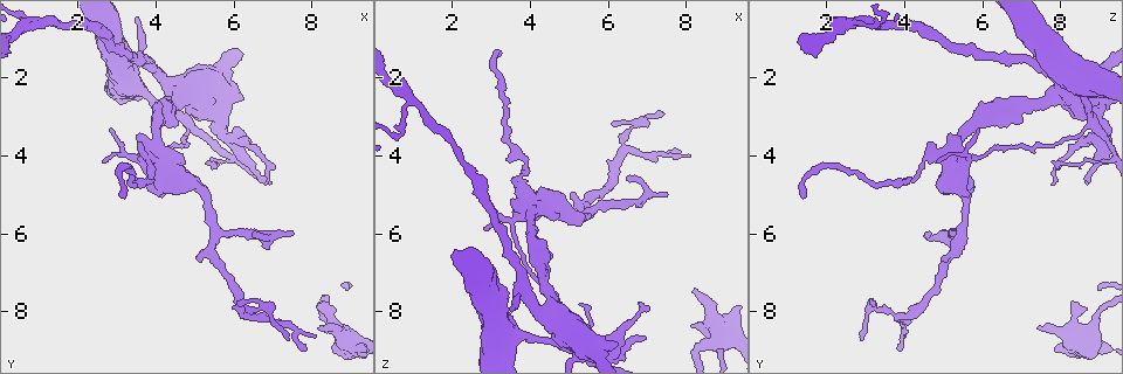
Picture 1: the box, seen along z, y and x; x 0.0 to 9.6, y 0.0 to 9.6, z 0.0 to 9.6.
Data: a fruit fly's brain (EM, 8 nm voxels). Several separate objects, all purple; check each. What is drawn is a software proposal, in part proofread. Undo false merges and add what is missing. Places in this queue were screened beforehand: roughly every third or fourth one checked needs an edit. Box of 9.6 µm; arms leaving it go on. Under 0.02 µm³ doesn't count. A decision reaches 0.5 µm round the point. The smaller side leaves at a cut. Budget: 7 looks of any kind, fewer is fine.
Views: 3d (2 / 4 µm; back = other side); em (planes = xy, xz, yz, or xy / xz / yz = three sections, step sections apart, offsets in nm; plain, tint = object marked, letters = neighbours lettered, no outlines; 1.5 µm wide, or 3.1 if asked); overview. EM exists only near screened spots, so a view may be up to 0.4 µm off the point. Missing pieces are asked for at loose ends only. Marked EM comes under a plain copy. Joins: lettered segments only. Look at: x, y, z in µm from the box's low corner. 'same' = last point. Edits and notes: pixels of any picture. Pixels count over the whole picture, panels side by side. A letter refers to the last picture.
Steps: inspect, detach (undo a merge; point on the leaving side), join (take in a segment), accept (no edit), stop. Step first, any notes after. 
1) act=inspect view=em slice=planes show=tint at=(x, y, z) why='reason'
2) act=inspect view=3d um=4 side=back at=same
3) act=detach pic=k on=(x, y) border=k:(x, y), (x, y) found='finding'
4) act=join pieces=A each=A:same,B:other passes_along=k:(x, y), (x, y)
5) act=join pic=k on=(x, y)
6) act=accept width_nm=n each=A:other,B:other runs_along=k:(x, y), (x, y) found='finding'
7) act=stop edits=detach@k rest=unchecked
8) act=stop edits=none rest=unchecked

act=inspect view=em slice=planes show=tint at=(6.20, 2.60, 8.75)

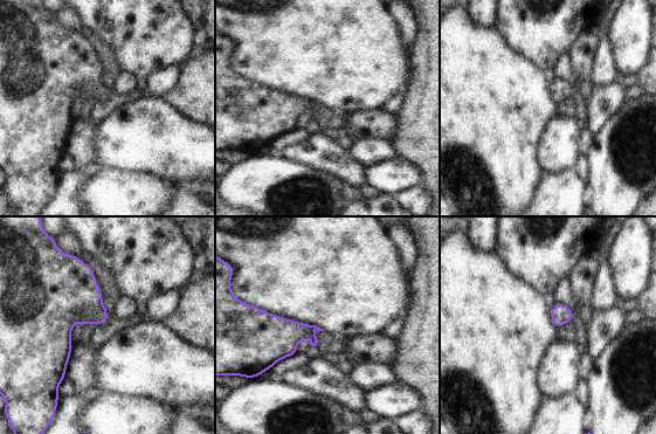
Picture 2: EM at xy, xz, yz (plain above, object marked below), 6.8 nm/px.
act=inspect view=em slice=planes show=letters at=same

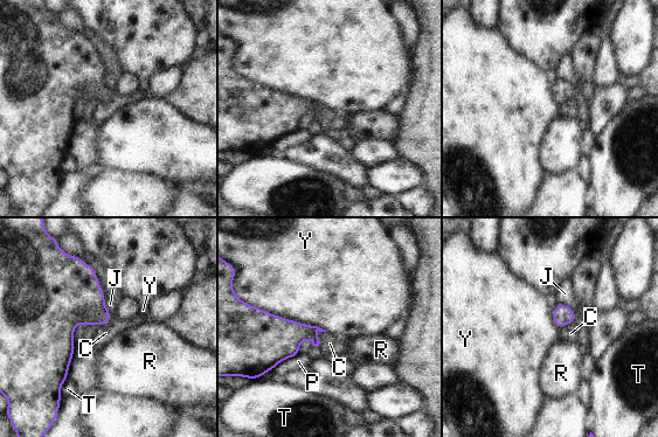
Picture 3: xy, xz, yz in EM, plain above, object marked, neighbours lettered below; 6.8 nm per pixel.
act=accept longest_contact=Y:550nm each=C:other,J:other,P:other,R:other,T:other,Y:other found='none of them fits'

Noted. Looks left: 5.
act=inspect view=3d um=4 at=(8.20, 8.45, 7.50) why='an open end'

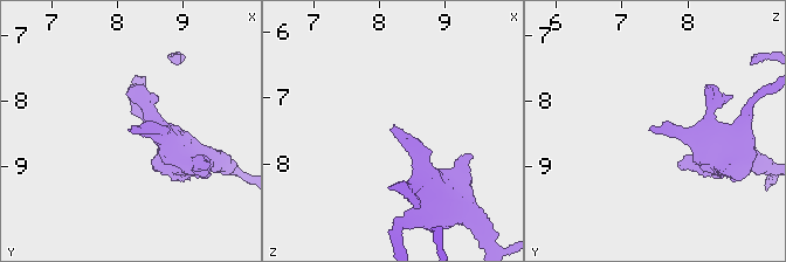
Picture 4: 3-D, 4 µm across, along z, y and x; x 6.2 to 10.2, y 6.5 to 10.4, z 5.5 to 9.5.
act=inspect view=em slice=planes show=letters at=(8.20, 8.45, 7.50)

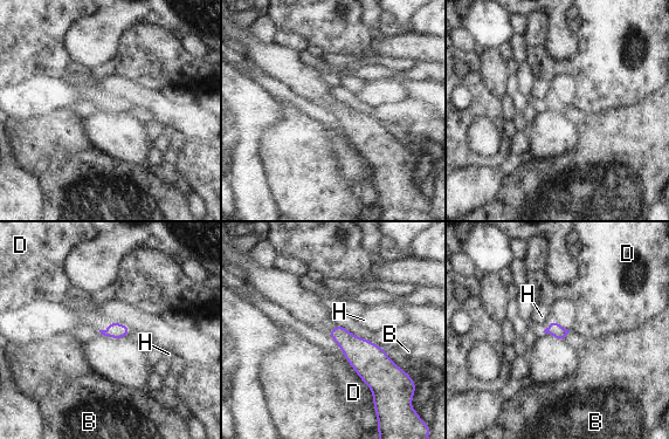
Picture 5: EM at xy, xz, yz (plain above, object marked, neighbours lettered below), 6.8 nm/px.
act=accept each=B:other,D:other,H:other border=5:(552, 320), (546, 326) found='no lettered segment goes on from it'

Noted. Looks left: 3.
act=inspect view=3d um=4 at=(6.75, 4.75, 7.70)

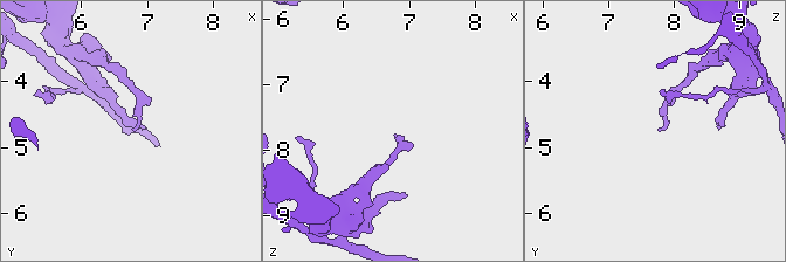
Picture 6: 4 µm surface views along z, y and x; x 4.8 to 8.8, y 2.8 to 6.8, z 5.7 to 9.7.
act=inspect view=em slice=planes show=letters at=(6.80, 4.75, 7.75) why='need the tissue'

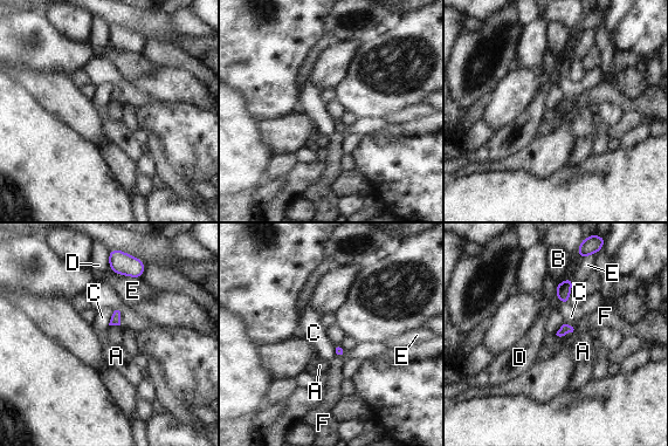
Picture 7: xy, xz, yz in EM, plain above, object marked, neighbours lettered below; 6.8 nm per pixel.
act=accept longest_contact=E:220nm each=A:other,B:other,C:other,D:other,E:other,F:other border=7:(109, 324), (119, 326) found='none of them fits'

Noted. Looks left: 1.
act=stop edits=none rest=unchecked

